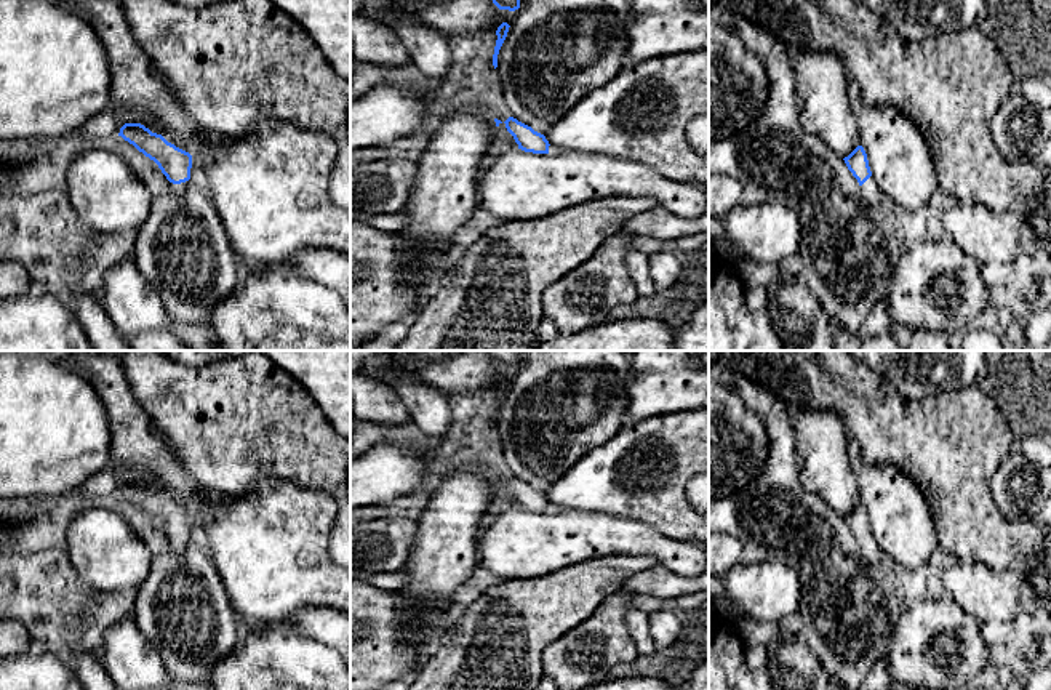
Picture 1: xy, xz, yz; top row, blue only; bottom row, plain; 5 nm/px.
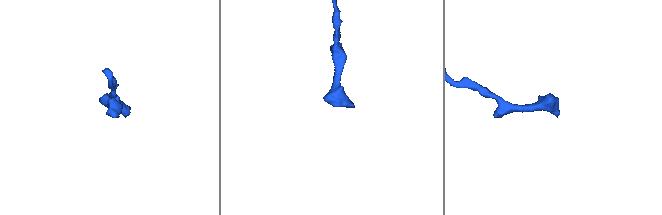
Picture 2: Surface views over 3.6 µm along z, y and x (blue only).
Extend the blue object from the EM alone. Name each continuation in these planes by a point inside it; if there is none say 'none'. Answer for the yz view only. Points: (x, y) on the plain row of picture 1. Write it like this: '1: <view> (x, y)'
1: yz (869, 548)

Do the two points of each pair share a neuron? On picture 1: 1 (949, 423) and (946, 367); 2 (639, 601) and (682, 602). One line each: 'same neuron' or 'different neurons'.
1: different neurons
2: same neuron

